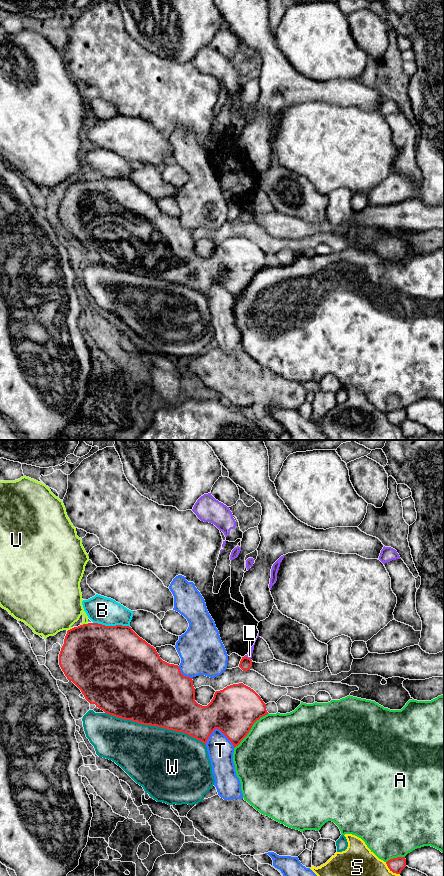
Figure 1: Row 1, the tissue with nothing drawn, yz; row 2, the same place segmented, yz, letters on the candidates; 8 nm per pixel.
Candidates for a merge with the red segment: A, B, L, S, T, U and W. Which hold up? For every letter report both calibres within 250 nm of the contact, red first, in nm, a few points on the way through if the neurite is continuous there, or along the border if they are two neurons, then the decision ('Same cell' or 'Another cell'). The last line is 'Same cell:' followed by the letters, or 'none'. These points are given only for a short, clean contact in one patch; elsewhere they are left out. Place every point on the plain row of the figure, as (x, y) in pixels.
A: Thickness 380 nm (red) against 500 nm. Another cell
B: Thickness 500 nm (red) against 220 nm. Another cell
L: Thickness 100 nm (red) against 50 nm. Boundary: yz (244, 208), (250, 211). Another cell
S: Thickness 120 nm (red) against 480 nm. Another cell
T: Thickness 380 nm (red) against 200 nm. Another cell
U: Thickness 500 nm (red) against 360 nm. Another cell
W: Thickness 500 nm (red) against 480 nm. Another cell
Same cell: none

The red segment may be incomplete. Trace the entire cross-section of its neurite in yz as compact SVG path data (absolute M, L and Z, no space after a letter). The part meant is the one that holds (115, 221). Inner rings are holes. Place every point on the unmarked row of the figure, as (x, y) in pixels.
M88 175L68 182L59 206L59 217L67 231L81 242L85 251L105 265L143 277L186 285L205 297L212 284L219 281L235 300L247 288L253 276L268 266L261 249L243 235L216 243L207 258L198 256L192 230L184 228L178 217L163 213L156 201L129 178Z

